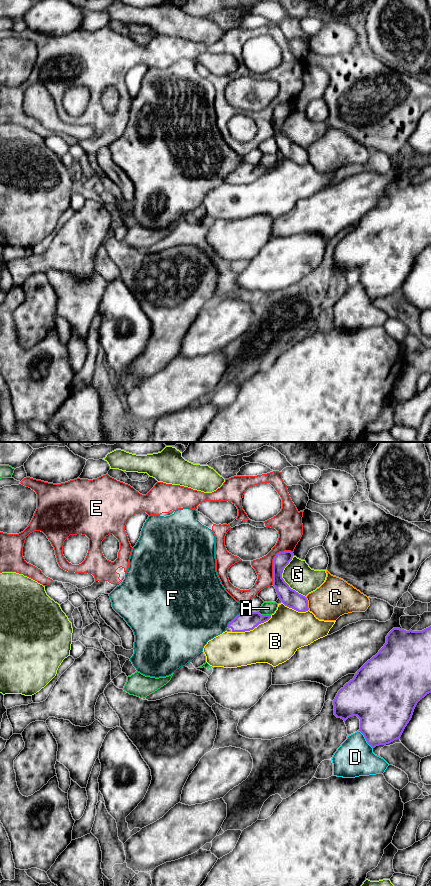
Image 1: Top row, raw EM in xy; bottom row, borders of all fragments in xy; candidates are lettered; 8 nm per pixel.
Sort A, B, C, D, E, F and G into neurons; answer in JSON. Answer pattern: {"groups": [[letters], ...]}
{"groups": [["A"], ["B"], ["C"], ["D"], ["E"], ["F"], ["G"]]}

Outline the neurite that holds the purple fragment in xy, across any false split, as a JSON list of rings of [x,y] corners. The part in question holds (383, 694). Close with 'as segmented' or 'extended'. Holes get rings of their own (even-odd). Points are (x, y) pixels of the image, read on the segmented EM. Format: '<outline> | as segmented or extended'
[[[431,626],[422,631],[393,628],[386,636],[386,643],[379,652],[338,691],[333,701],[334,715],[344,722],[352,716],[357,716],[360,719],[359,731],[367,743],[375,748],[400,739],[417,703],[429,693],[431,693]]] | as segmented

